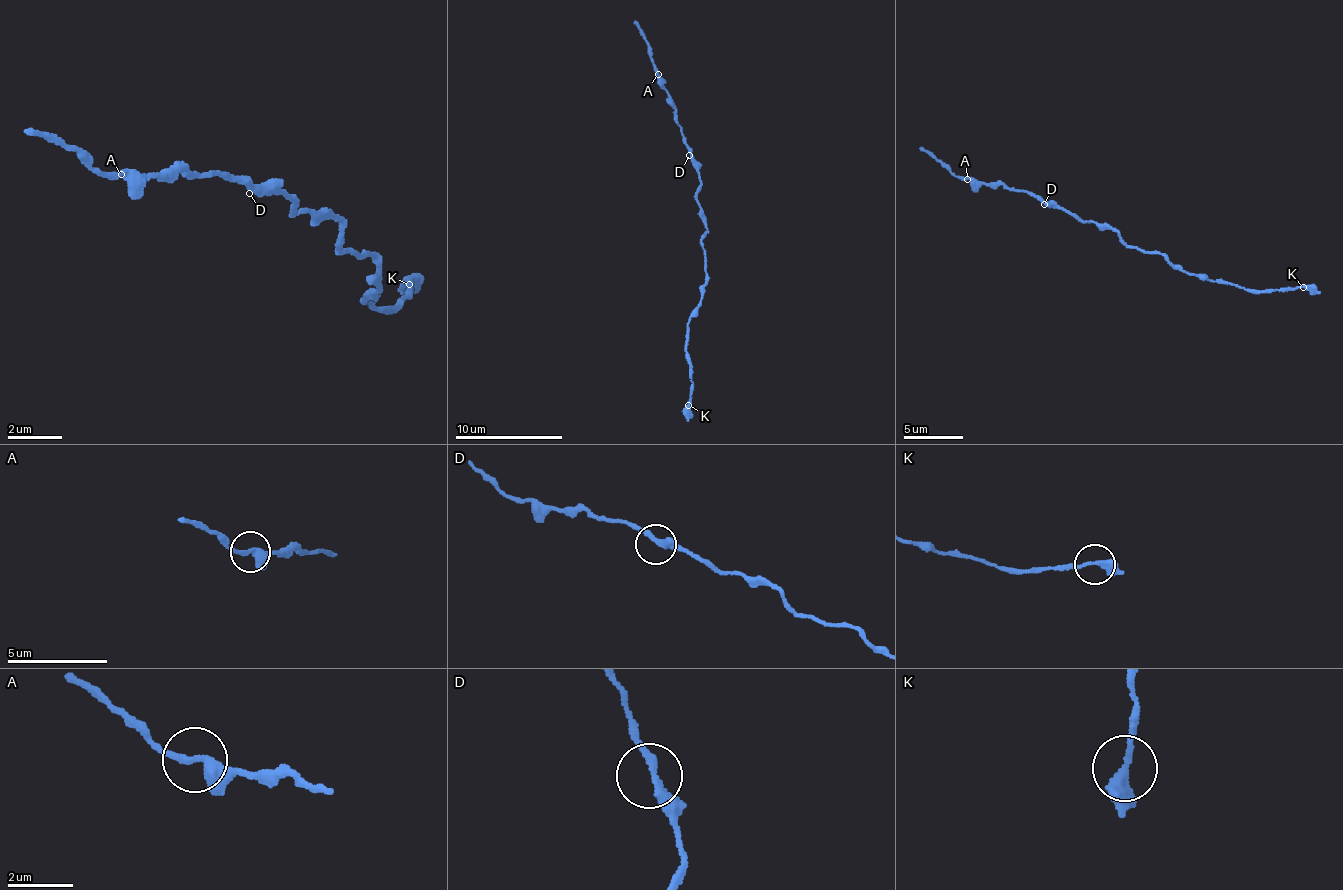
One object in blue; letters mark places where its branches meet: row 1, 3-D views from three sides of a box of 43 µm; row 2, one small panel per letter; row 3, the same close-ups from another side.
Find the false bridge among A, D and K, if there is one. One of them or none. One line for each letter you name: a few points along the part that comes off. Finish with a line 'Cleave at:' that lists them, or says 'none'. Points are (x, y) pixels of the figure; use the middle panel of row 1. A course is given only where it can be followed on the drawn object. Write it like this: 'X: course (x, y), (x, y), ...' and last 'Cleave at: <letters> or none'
Cleave at: none

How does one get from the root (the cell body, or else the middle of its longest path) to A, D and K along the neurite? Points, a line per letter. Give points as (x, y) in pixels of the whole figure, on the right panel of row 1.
A: (1101, 226), (1079, 222), (1028, 191), (1012, 190), (1002, 183), (988, 185), (970, 183), (967, 179)
D: (1101, 226), (1079, 222), (1062, 209), (1044, 204)
K: (1101, 226), (1115, 230), (1129, 245), (1163, 253), (1184, 271), (1209, 282), (1258, 289), (1303, 287)

